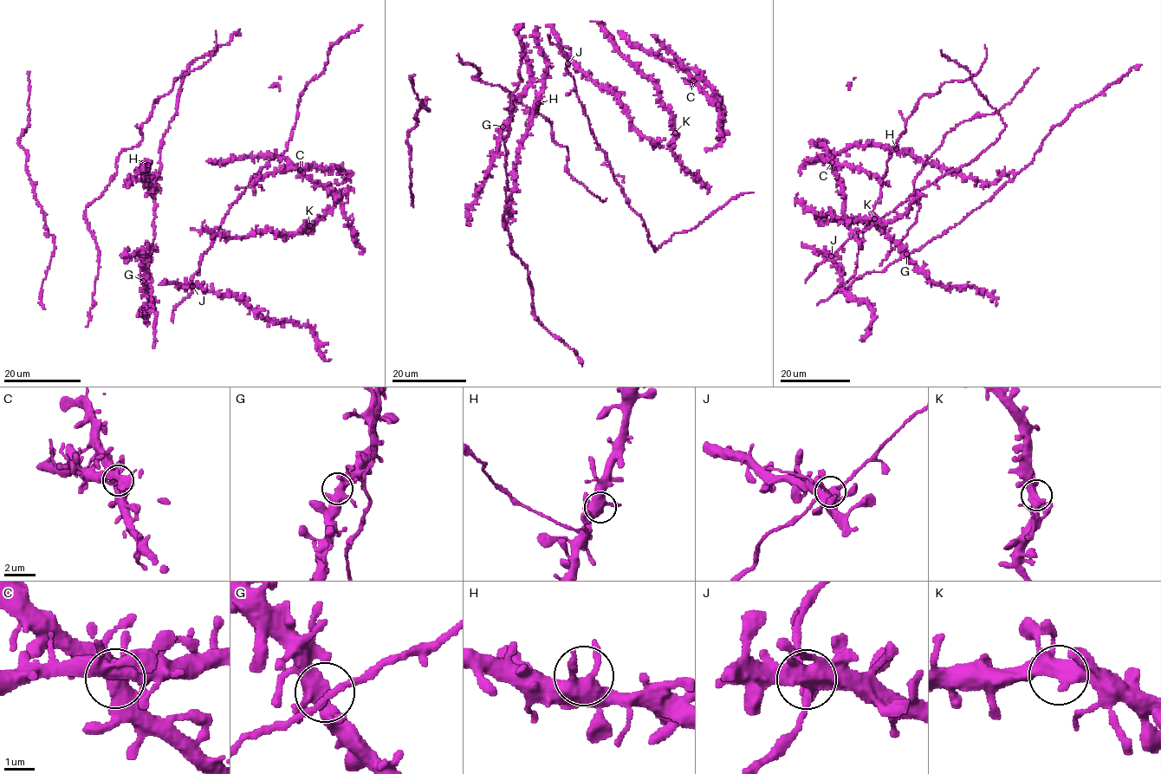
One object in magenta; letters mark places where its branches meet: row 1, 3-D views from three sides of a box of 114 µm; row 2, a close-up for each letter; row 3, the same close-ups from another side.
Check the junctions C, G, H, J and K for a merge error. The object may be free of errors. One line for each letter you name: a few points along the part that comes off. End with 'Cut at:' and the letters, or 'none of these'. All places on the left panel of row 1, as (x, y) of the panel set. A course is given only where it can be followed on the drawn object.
Cut at: none of these

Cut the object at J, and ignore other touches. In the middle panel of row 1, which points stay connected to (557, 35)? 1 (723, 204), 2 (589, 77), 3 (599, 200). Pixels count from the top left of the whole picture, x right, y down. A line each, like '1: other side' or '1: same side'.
1: other side
2: same side
3: same side

